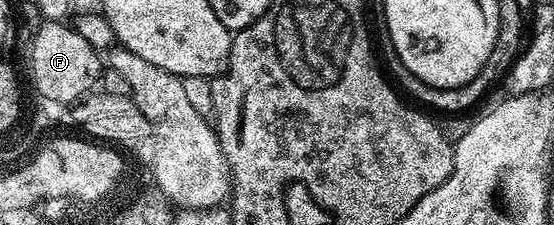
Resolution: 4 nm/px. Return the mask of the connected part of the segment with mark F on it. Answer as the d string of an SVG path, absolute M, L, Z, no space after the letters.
M46 20L35 29L34 39L28 46L28 57L34 61L38 86L41 87L43 99L47 102L68 102L74 104L83 96L91 93L104 70L104 62L99 51L84 40L73 25L62 20Z

